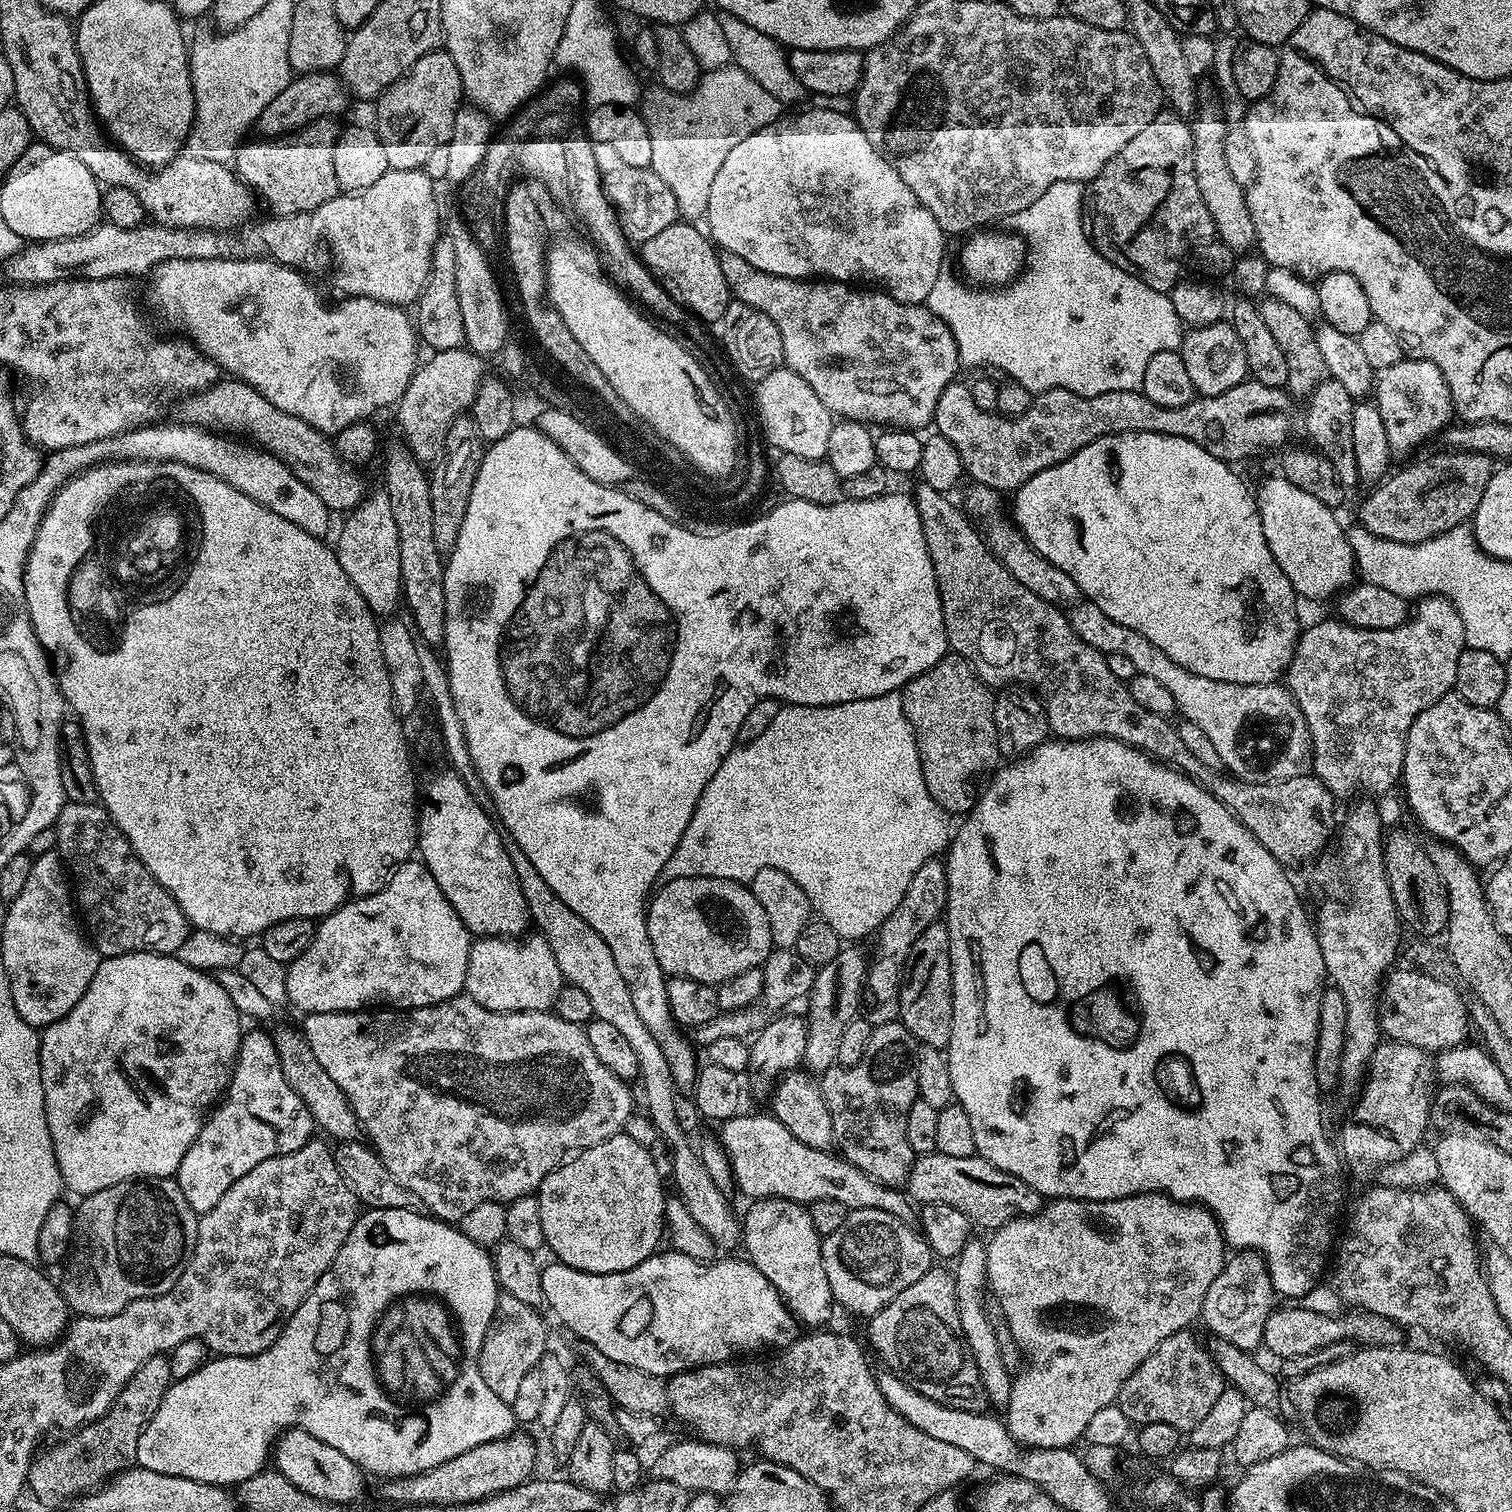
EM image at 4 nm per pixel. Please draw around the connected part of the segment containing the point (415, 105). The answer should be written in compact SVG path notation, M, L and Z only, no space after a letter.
M446 50L427 52L410 66L405 76L395 80L374 104L374 131L386 150L389 169L423 169L431 152L448 143L463 96L464 83L458 74L458 66Z

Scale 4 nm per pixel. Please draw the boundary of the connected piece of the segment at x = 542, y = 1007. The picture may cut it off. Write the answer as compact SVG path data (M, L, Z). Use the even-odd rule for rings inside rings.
M539 934L524 938L505 938L502 936L485 936L473 939L470 950L470 962L466 966L466 982L464 992L478 1006L486 1006L486 1010L495 1012L547 1012L555 1009L558 994L566 983L562 970L558 970L558 962L554 960L554 950Z

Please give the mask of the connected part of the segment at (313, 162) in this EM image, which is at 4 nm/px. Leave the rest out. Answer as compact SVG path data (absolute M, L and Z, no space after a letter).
M332 118L316 120L295 134L249 139L236 149L234 171L257 197L264 196L277 216L318 210L322 202L330 202L340 192L338 178L334 178L334 146L342 128L336 124Z

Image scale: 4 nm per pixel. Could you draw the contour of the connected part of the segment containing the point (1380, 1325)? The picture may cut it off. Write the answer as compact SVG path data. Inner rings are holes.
M1302 1306L1280 1307L1273 1307L1272 1313L1266 1318L1263 1347L1269 1348L1281 1361L1298 1354L1312 1354L1314 1350L1322 1350L1322 1346L1330 1346L1343 1340L1377 1348L1391 1348L1401 1343L1401 1325L1394 1320L1387 1320L1385 1316L1375 1316L1372 1312L1348 1310L1345 1316L1336 1316L1332 1312L1315 1312Z

